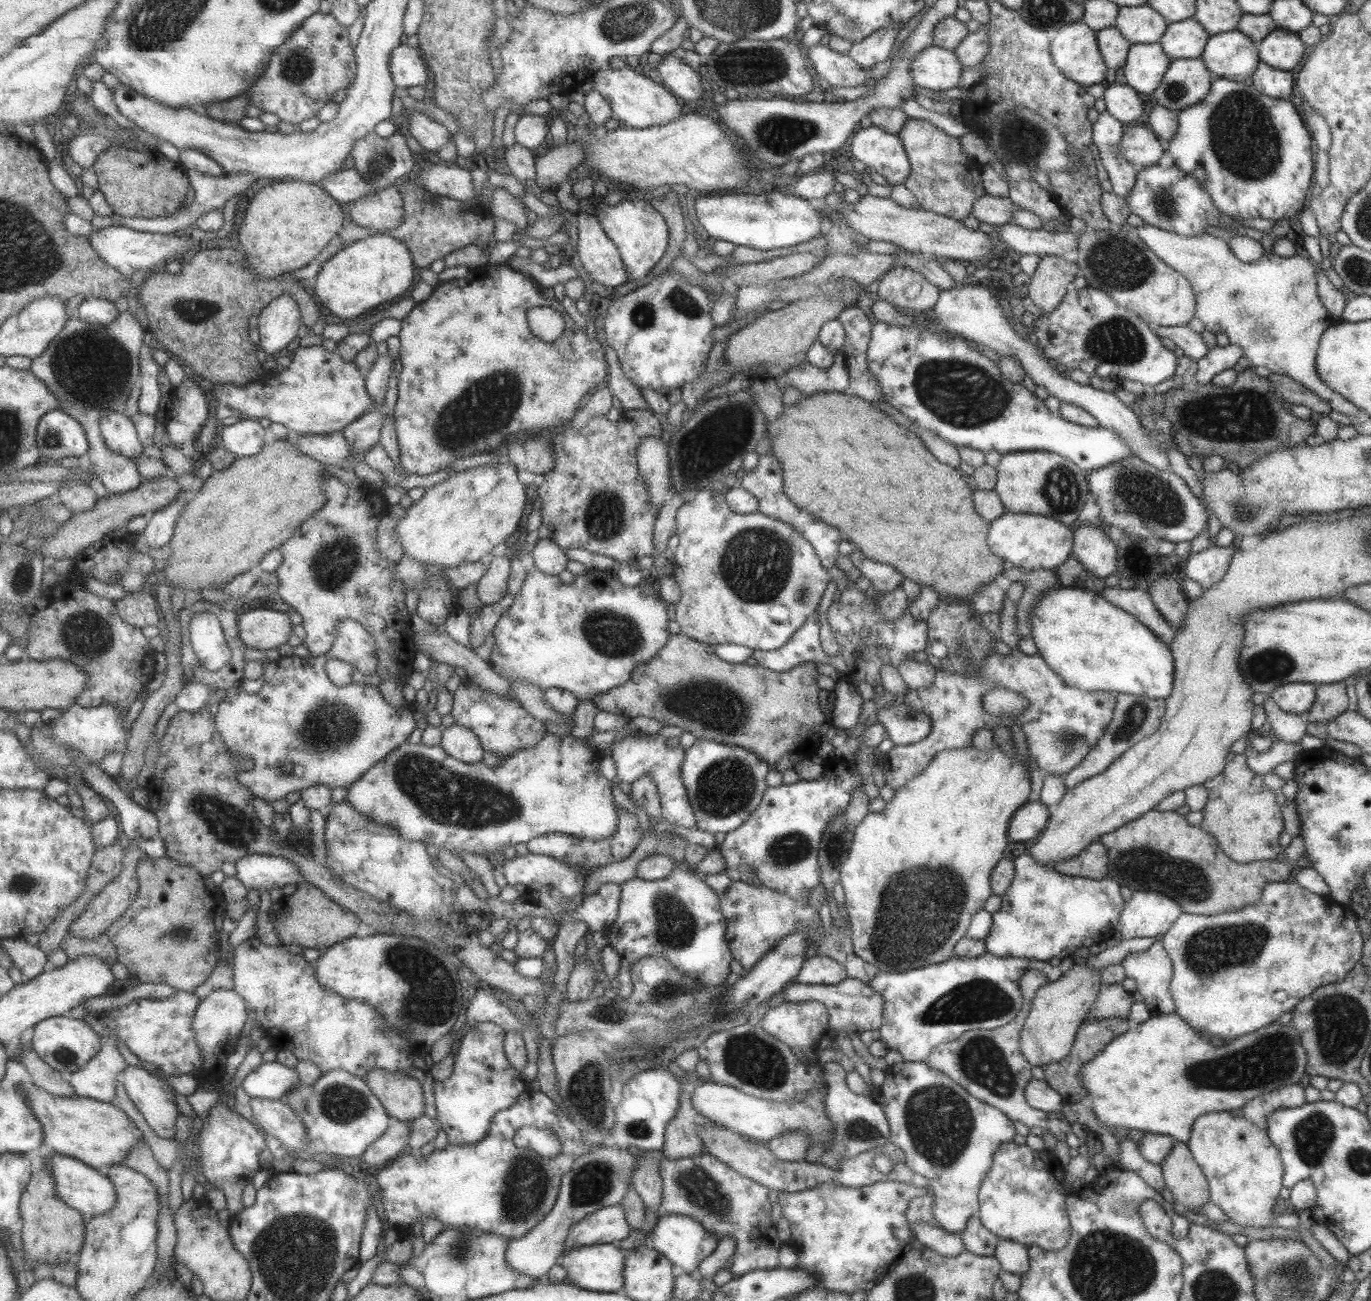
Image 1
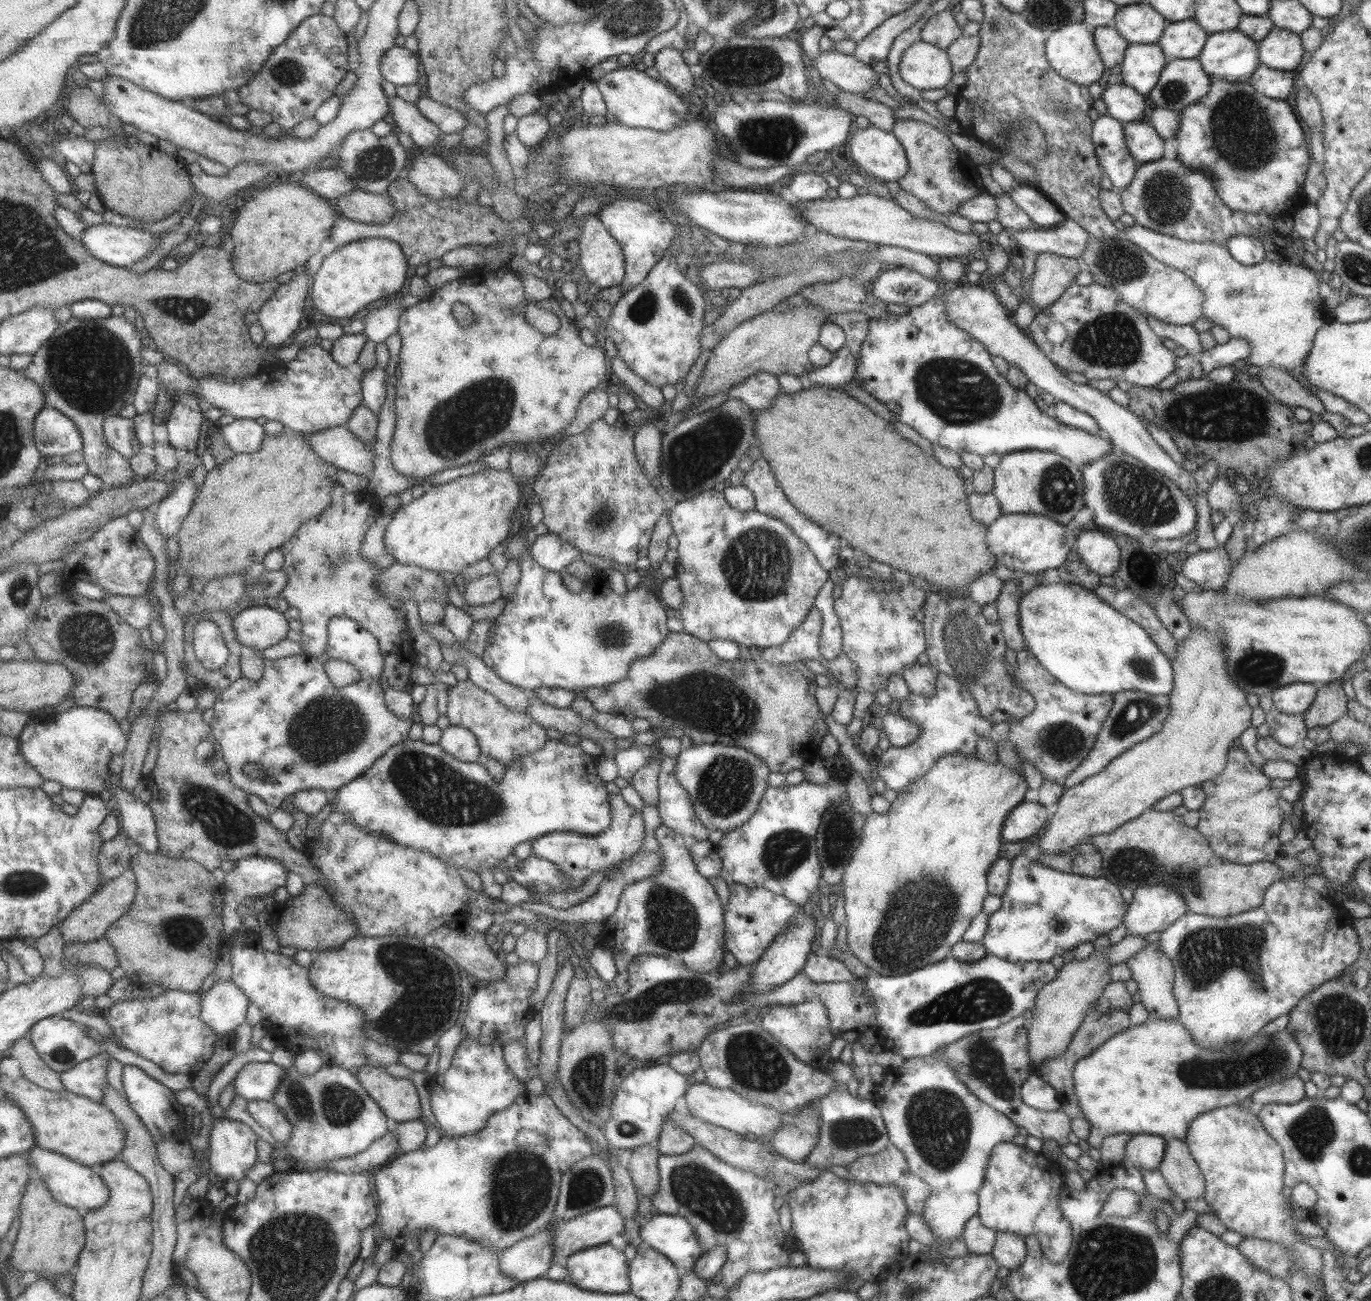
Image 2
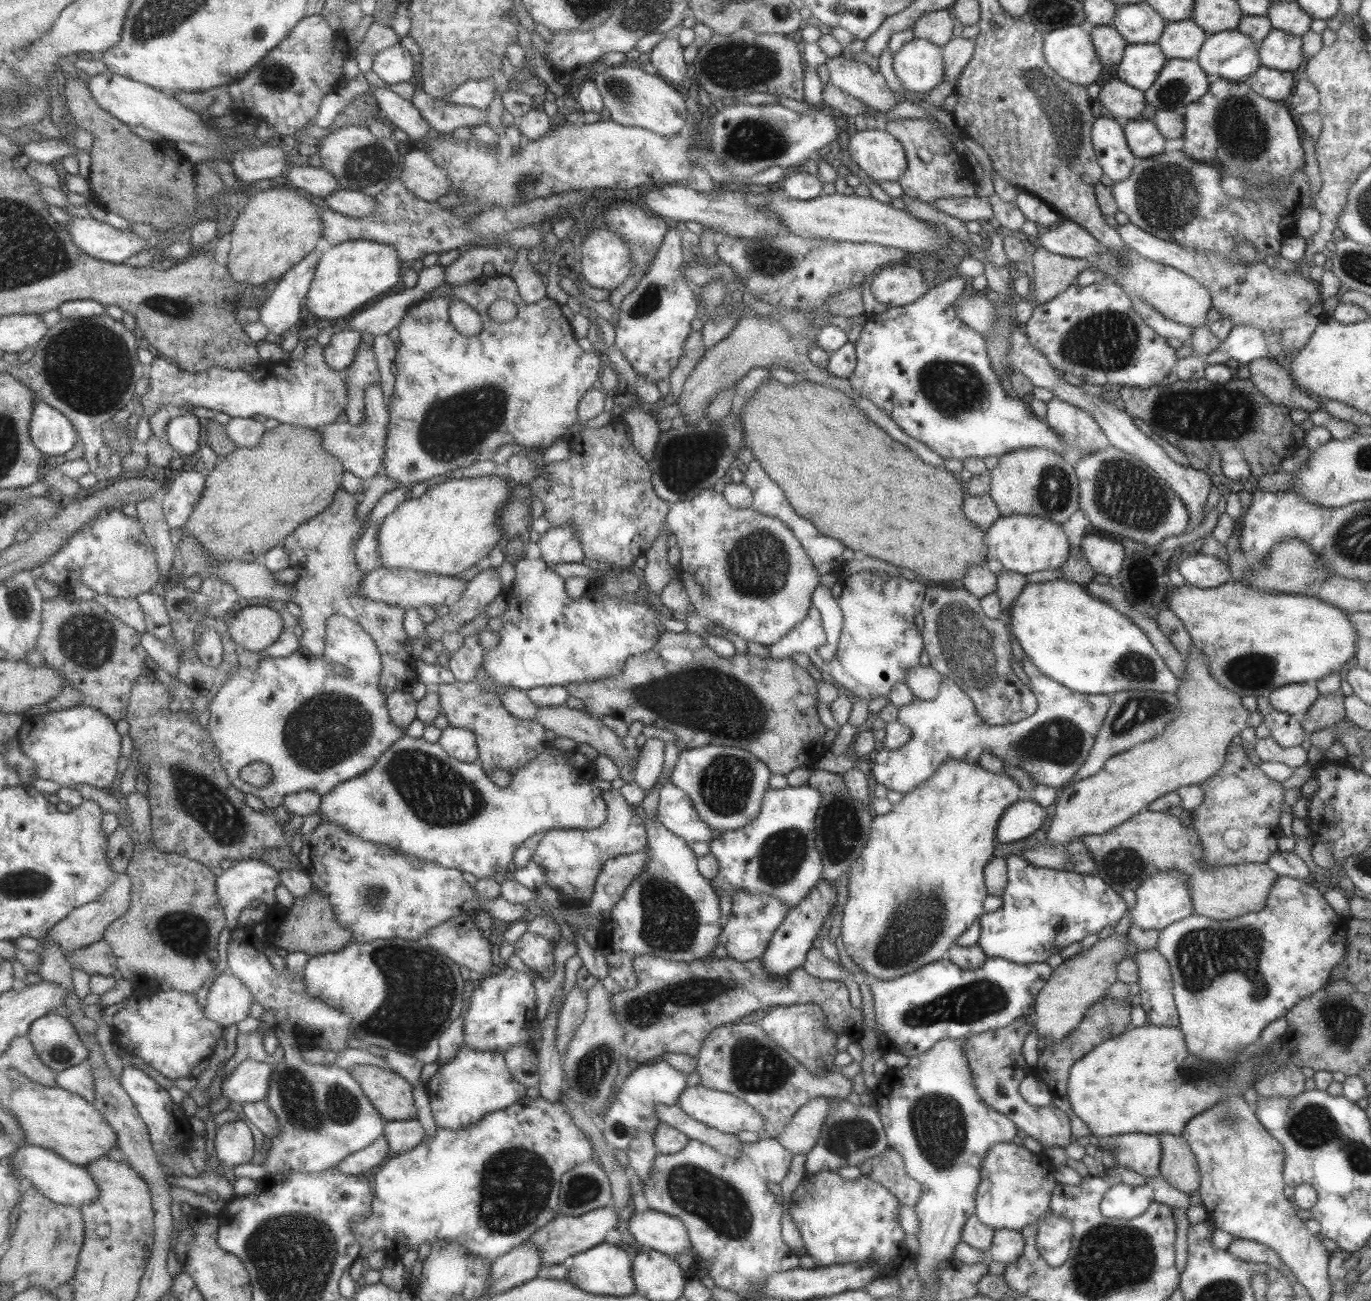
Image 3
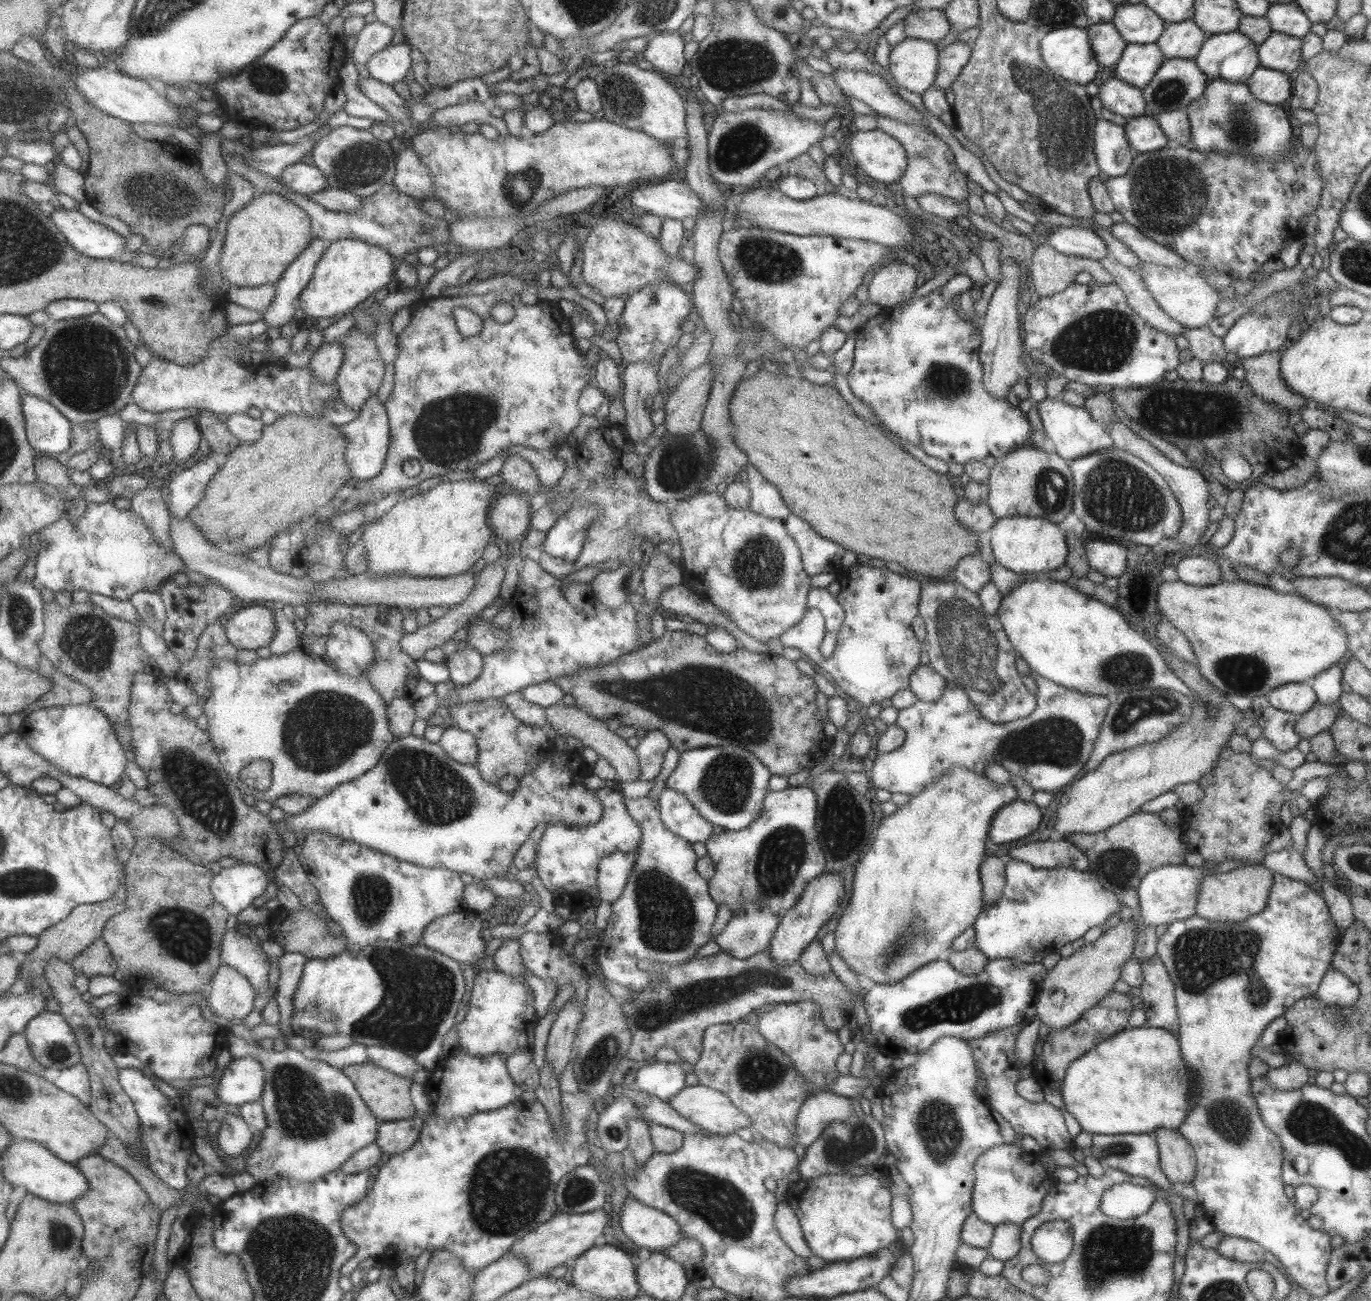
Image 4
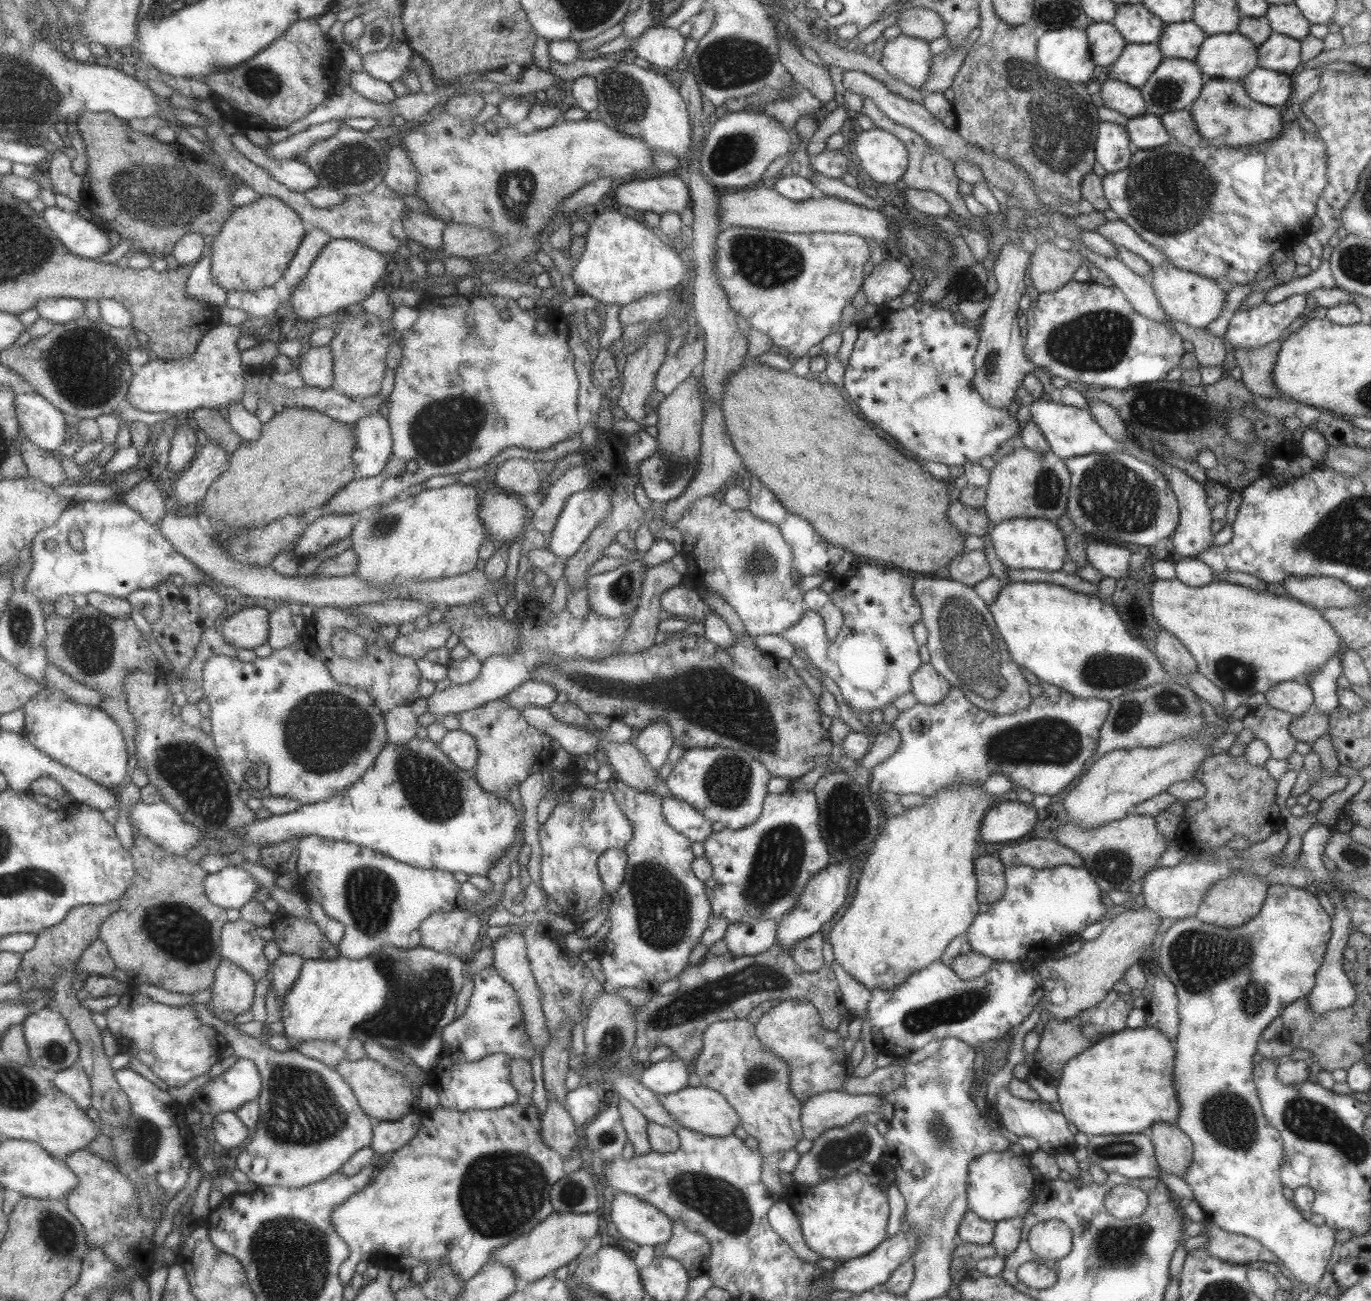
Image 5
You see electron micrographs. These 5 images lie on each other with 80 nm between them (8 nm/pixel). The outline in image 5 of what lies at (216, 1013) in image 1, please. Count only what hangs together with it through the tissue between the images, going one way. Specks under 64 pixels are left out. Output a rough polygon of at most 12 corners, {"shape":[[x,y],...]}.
{"shape":[[223,959],[211,988],[215,1010],[235,1016],[255,1002],[258,982]]}

